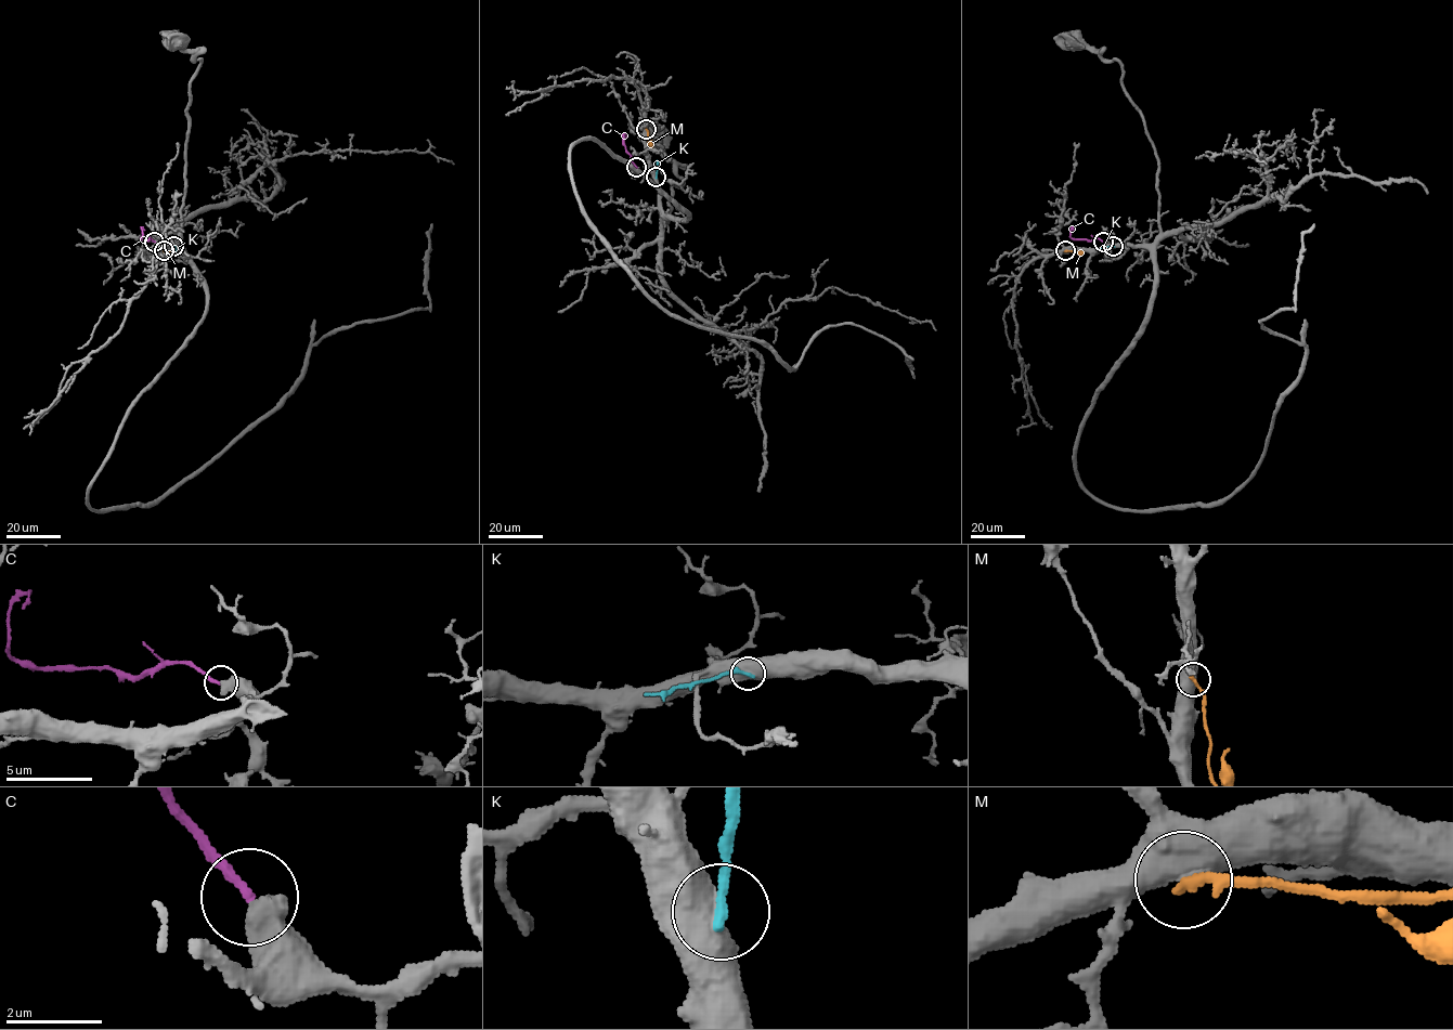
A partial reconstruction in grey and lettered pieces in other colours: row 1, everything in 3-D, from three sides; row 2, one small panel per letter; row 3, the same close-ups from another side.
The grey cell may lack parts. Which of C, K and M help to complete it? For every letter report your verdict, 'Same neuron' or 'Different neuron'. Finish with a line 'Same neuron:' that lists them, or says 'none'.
C: Same neuron
K: Different neuron
M: Different neuron
Same neuron: C

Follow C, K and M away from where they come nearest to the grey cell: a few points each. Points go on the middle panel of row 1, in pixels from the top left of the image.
C: (636, 167), (625, 150), (624, 134), (626, 135)
K: (657, 177), (657, 160)
M: (646, 129), (649, 145), (651, 140)

